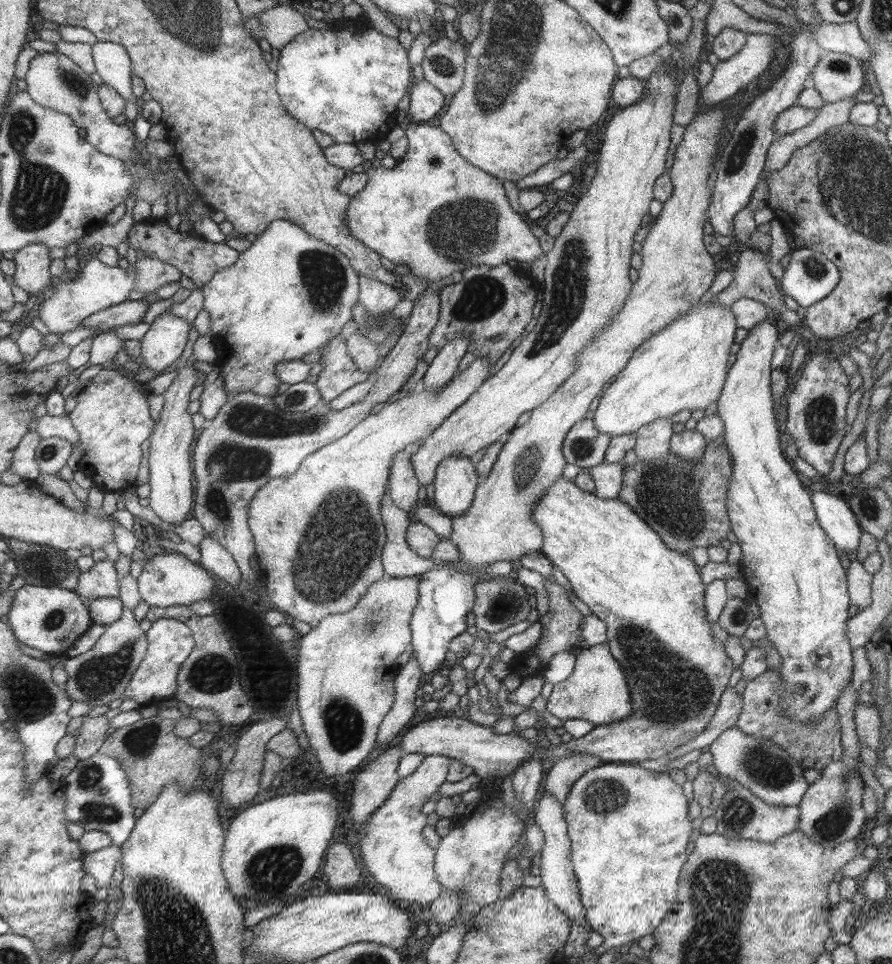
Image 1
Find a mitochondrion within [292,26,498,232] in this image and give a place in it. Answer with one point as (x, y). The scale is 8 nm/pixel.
(443, 66)

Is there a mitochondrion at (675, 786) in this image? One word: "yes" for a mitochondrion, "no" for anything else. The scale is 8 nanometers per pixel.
no

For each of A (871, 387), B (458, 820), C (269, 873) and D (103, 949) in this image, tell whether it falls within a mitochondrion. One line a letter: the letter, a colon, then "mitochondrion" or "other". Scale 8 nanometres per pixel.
A: other
B: other
C: mitochondrion
D: other

